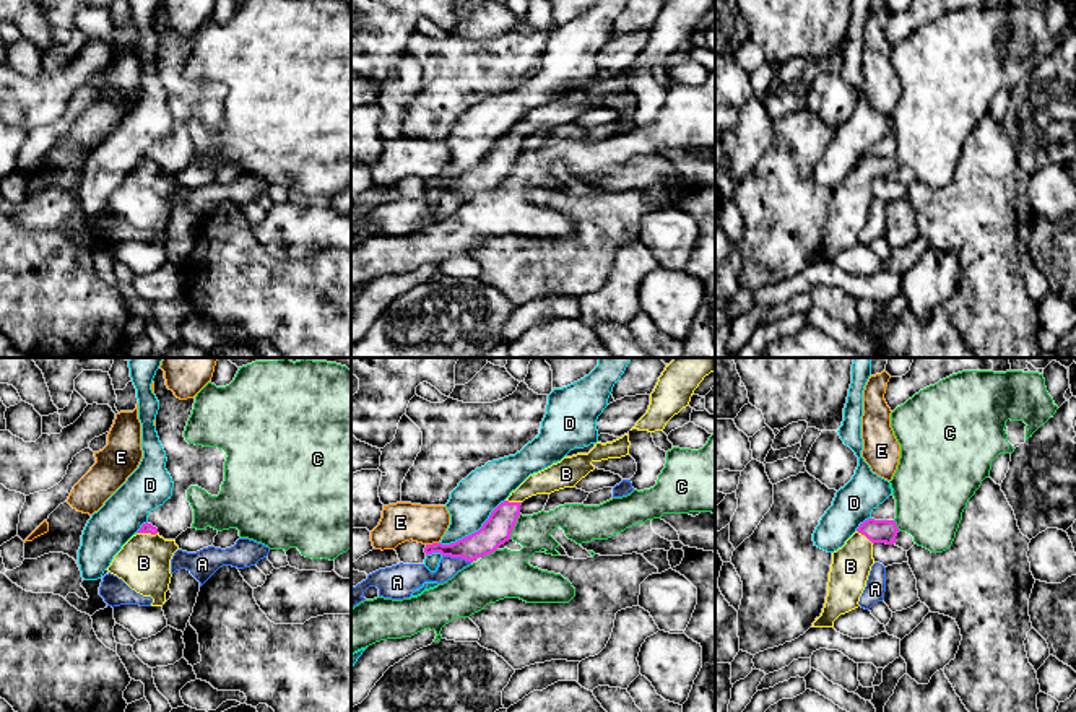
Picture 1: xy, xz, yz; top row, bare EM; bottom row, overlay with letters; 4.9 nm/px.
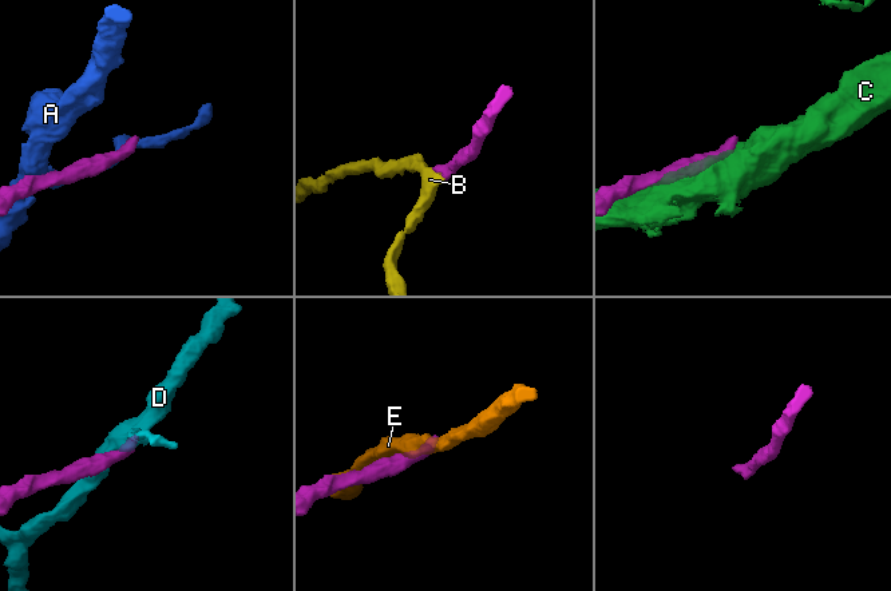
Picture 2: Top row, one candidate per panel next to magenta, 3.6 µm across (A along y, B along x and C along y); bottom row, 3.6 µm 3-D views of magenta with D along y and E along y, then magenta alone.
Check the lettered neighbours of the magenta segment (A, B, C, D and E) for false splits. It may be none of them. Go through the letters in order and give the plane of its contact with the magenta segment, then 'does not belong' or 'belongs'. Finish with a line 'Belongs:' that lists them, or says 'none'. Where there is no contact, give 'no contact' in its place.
A: meets magenta in xz; does not belong
B: meets magenta in xy; belongs
C: meets magenta in xz; does not belong
D: meets magenta in xz; does not belong
E: meets magenta in xz; does not belong
Belongs: B

